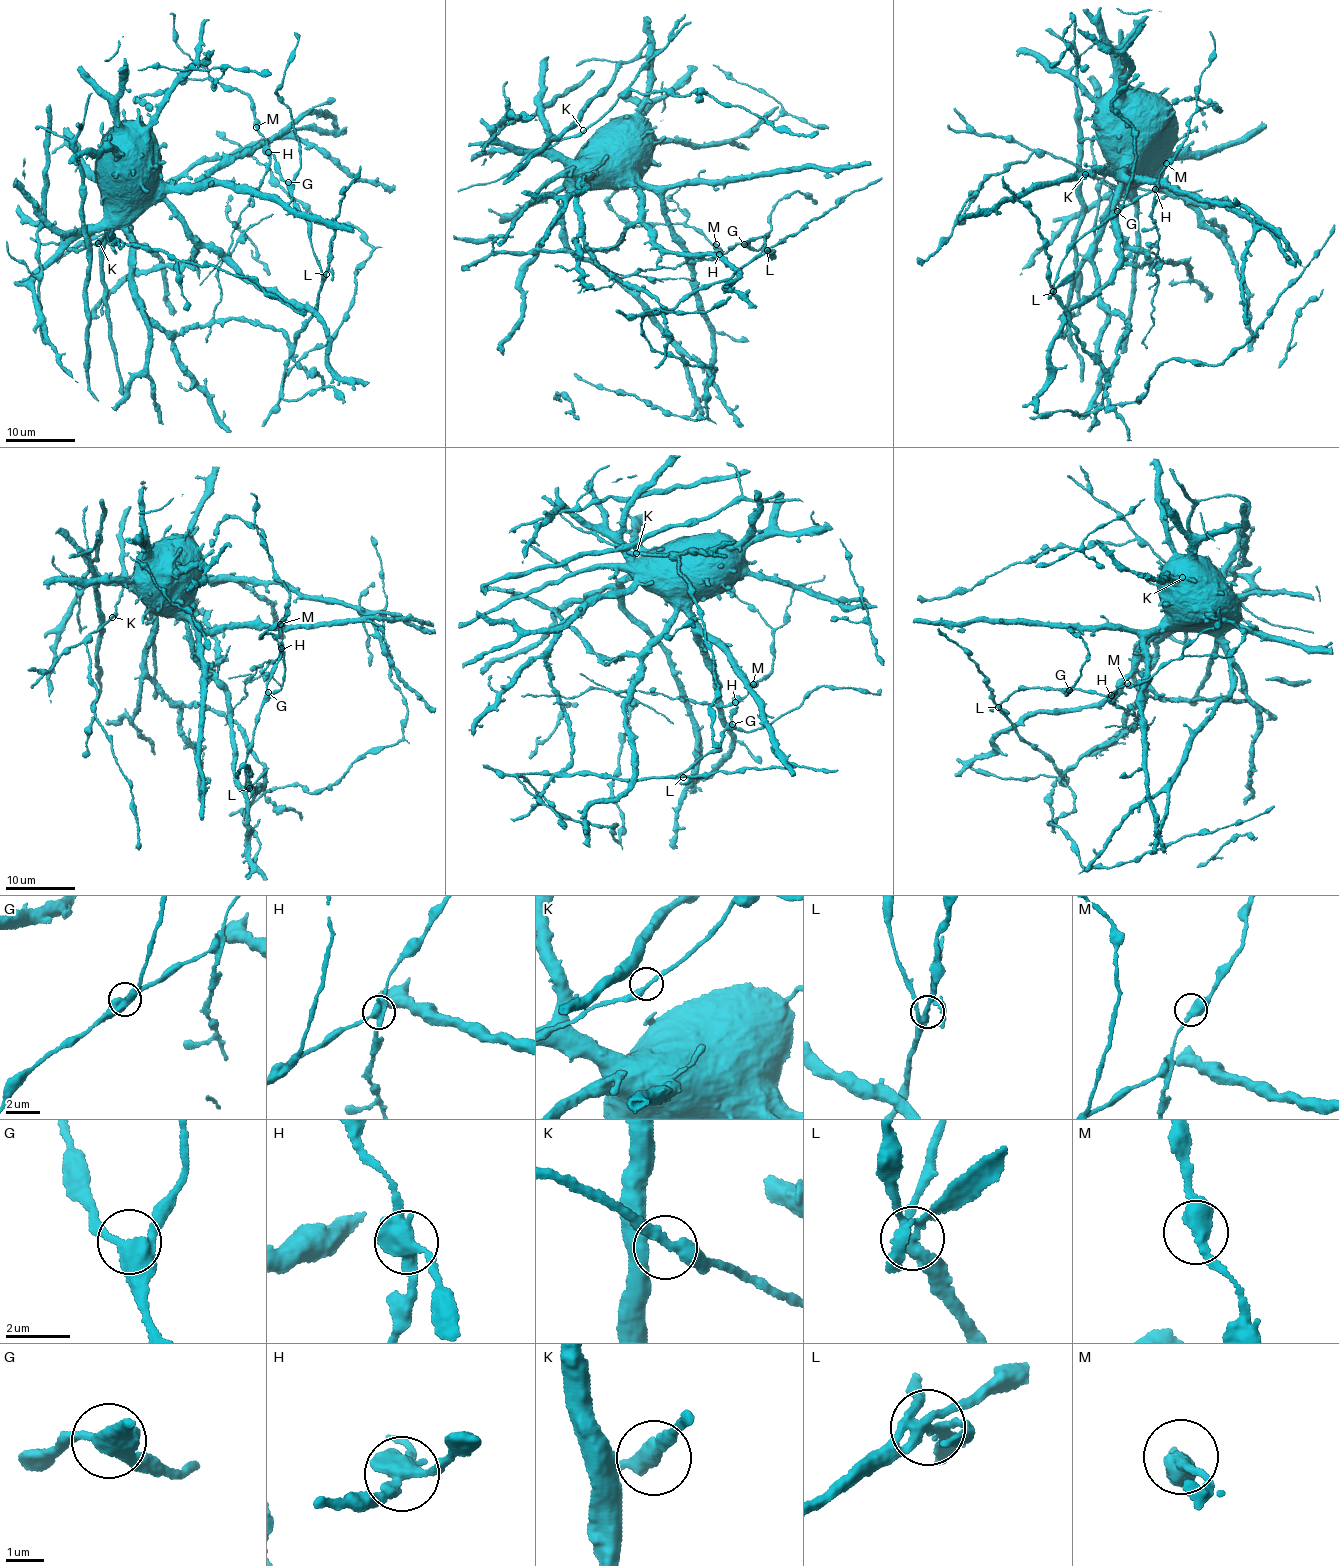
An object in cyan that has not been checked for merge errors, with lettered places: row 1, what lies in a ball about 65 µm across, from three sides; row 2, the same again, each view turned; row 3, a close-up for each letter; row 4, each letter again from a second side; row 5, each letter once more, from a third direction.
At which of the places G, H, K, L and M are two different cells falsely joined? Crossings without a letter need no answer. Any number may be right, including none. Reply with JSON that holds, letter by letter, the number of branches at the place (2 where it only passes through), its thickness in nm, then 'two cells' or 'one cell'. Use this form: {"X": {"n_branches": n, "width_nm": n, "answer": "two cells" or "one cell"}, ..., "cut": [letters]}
{"G": {"n_branches": 3, "width_nm": 400, "answer": "one cell"}, "H": {"n_branches": 3, "width_nm": 440, "answer": "two cells"}, "K": {"n_branches": 3, "width_nm": 240, "answer": "one cell"}, "L": {"n_branches": 5, "width_nm": 280, "answer": "two cells"}, "M": {"n_branches": 2, "width_nm": 440, "answer": "one cell"}, "cut": ["H", "L"]}

